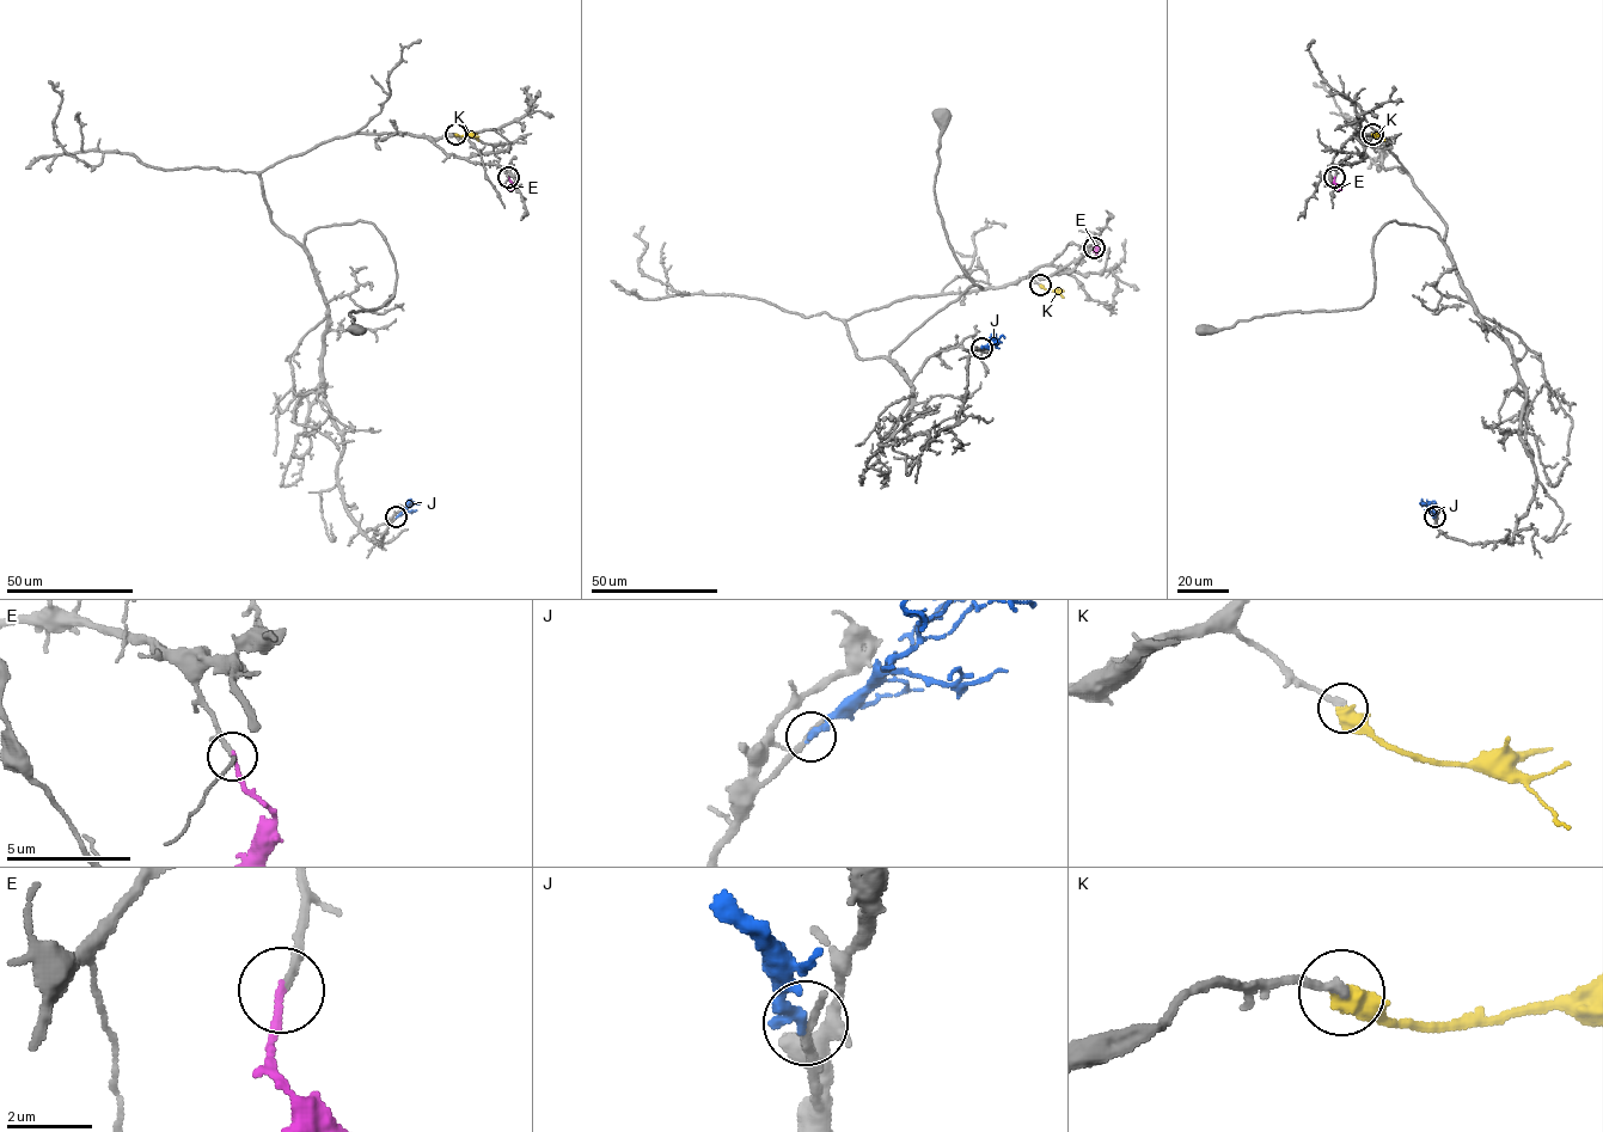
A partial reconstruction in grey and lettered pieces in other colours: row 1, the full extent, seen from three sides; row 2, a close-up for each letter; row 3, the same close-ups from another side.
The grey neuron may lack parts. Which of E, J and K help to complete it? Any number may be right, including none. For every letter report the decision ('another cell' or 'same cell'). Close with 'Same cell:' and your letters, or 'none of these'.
E: same cell
J: another cell
K: same cell
Same cell: E, K

